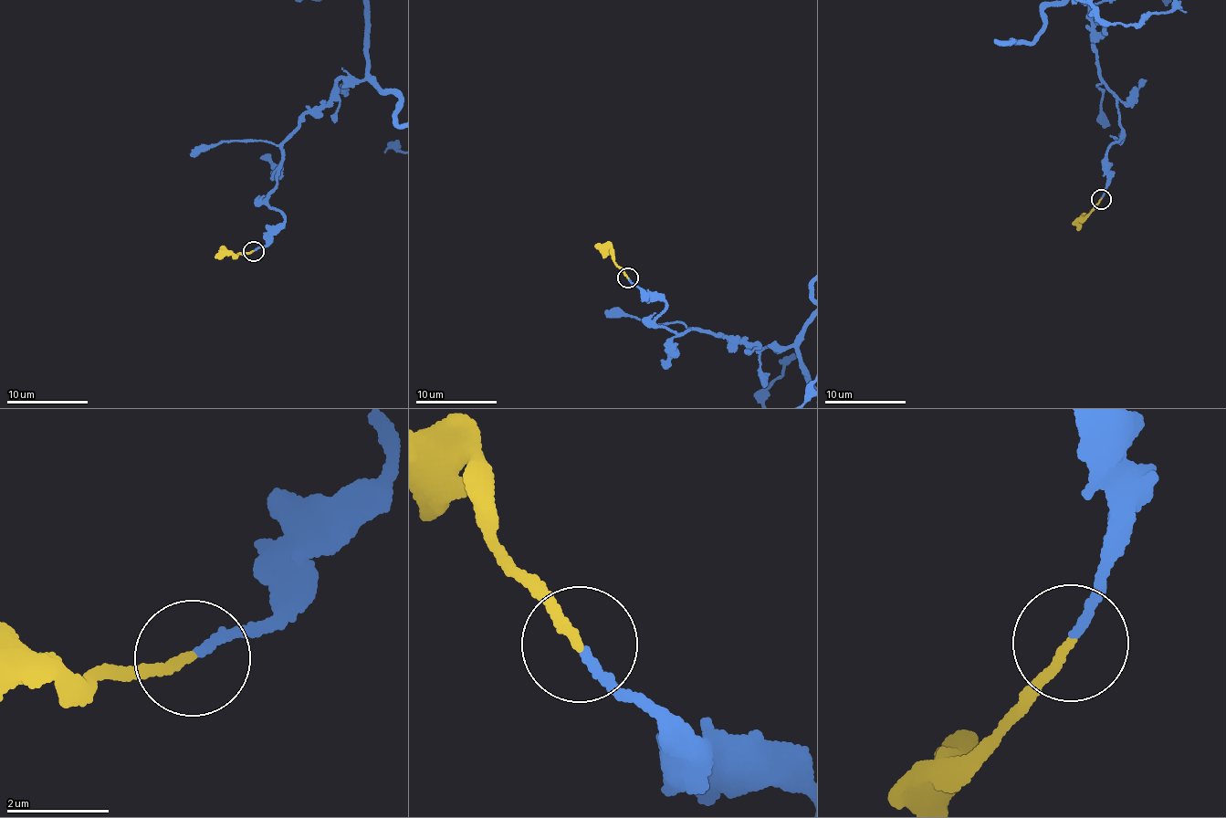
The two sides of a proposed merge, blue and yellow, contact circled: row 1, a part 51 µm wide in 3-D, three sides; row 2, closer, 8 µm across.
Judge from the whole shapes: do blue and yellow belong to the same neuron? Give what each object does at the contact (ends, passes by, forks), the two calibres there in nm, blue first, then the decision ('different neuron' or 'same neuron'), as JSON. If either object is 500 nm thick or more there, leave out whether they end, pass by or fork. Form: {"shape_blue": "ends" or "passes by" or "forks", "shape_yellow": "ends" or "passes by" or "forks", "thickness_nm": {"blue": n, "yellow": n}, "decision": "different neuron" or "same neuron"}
{"shape_blue": "ends", "shape_yellow": "ends", "thickness_nm": {"blue": 170, "yellow": 170}, "decision": "same neuron"}

